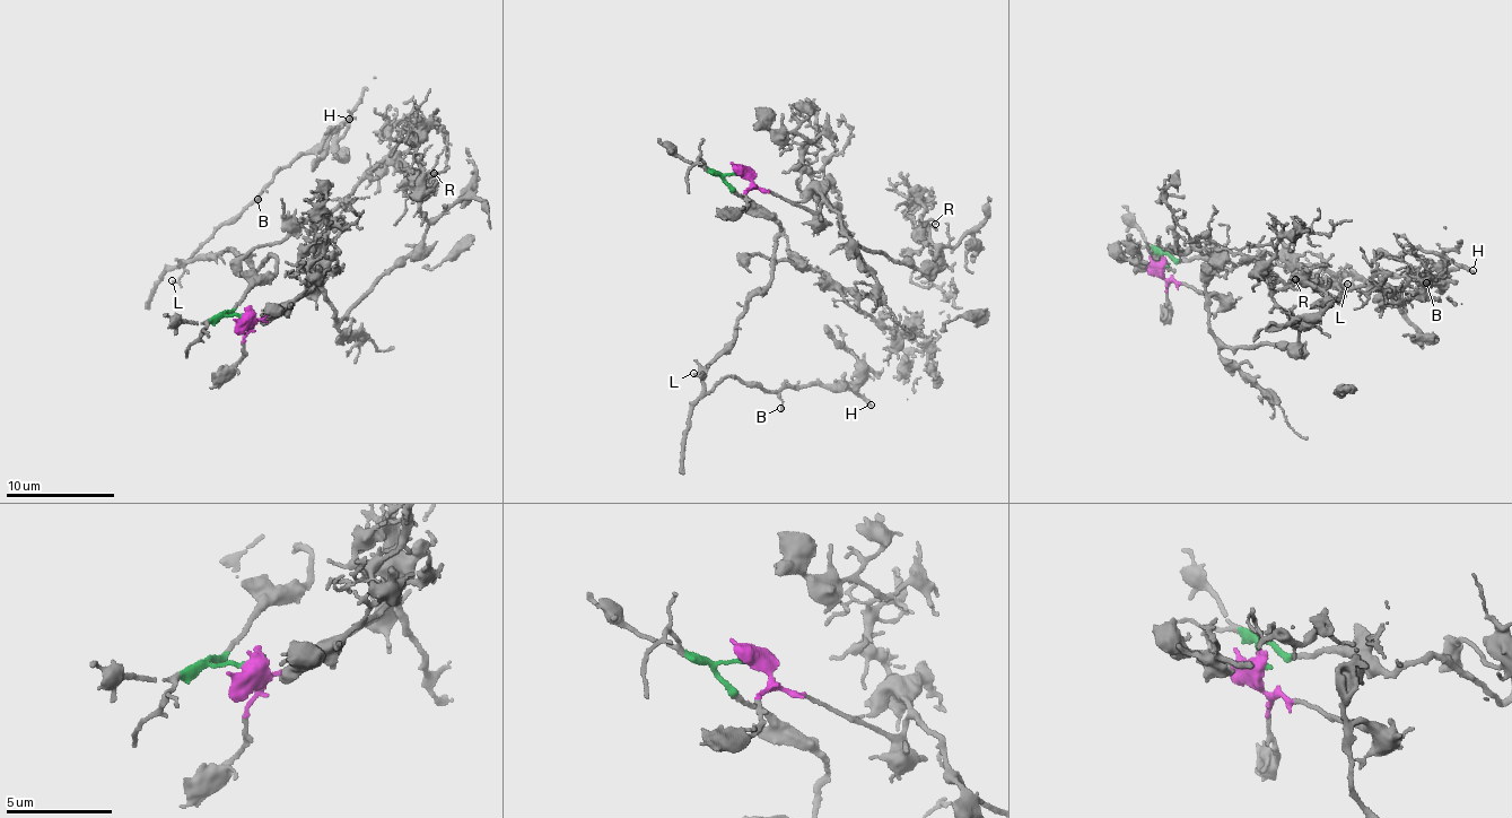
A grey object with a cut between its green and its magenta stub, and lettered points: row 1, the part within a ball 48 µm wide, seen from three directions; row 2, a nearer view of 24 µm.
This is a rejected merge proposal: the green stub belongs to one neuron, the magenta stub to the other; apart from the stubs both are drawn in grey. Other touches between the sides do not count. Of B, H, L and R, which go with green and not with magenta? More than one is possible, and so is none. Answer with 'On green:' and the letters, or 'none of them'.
On green: B, H, L

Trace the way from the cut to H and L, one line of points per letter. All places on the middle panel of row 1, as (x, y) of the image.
H: (743, 174), (725, 184), (780, 226), (774, 276), (706, 389), (727, 377), (774, 391), (838, 385), (871, 406)
L: (743, 174), (727, 174), (725, 184), (780, 226), (774, 276), (746, 303), (737, 329), (701, 377), (693, 373)

